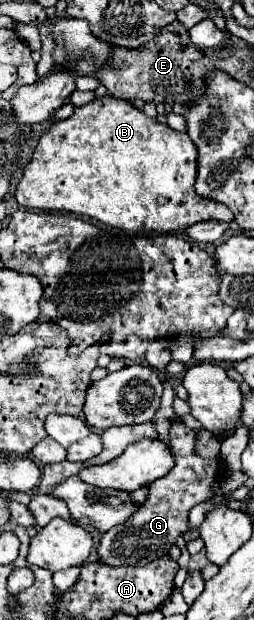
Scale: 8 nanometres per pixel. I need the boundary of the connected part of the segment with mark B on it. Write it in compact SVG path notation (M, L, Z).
M104 96L86 106L74 108L70 118L54 122L42 134L34 156L26 164L24 176L18 182L16 200L24 208L66 210L130 232L178 232L210 218L230 222L234 216L228 206L196 194L196 158L198 150L186 132L176 132L168 124L148 118L126 100Z

